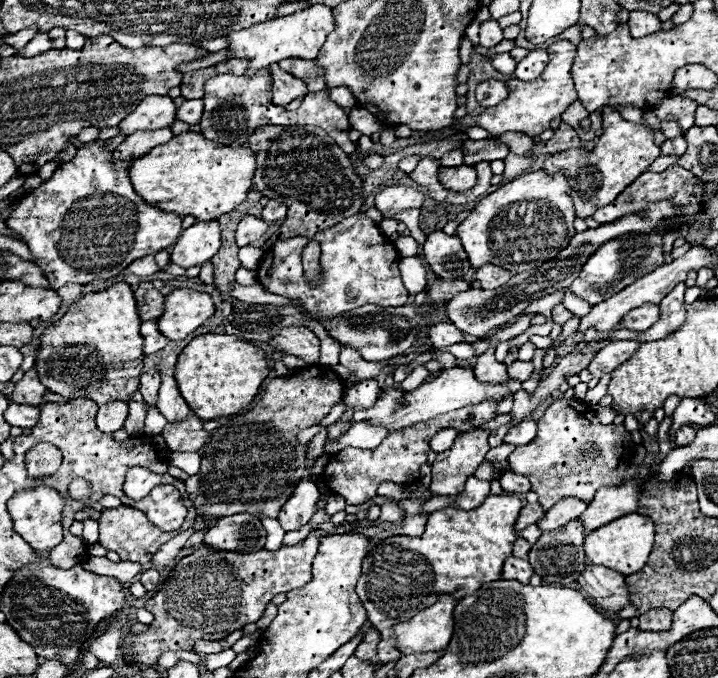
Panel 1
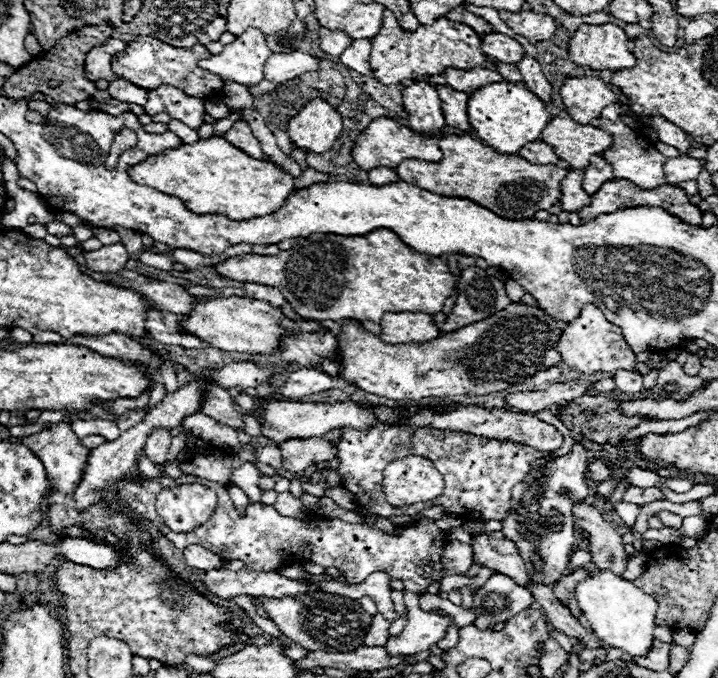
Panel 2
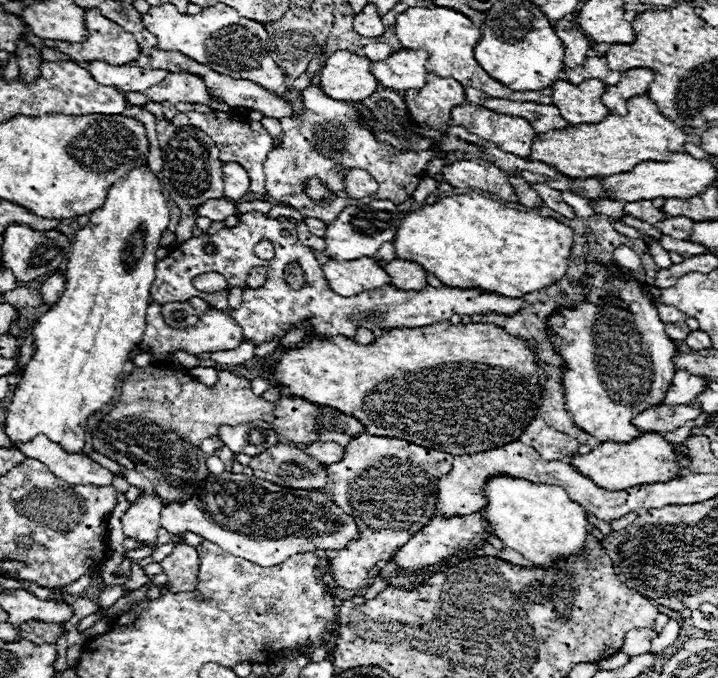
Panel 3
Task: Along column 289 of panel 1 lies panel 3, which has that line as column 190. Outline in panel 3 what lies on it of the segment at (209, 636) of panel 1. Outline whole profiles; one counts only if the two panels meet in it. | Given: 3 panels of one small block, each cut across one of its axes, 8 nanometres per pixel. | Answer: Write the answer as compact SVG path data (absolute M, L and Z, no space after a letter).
M178 544L160 566L168 576L168 582L160 590L170 592L192 592L198 586L198 552L188 544Z

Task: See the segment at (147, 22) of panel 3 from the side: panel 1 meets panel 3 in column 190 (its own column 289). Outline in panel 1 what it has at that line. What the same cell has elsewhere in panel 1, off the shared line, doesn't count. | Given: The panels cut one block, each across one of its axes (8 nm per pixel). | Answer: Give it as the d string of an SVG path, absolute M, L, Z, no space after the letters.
M314 4L308 10L294 12L290 16L274 18L268 22L260 22L246 30L240 30L240 32L230 32L228 50L232 52L232 58L250 60L246 74L254 74L256 70L268 68L270 64L278 64L280 60L286 60L286 58L314 60L318 56L328 32L332 32L332 28L334 28L332 8L328 8L324 4Z

